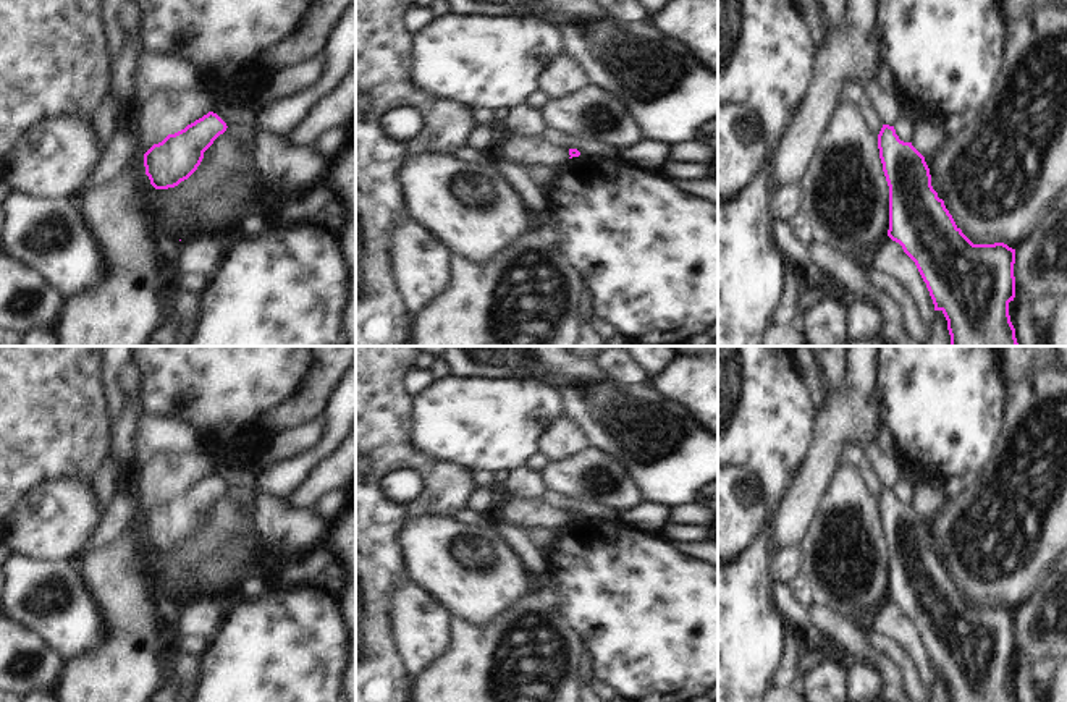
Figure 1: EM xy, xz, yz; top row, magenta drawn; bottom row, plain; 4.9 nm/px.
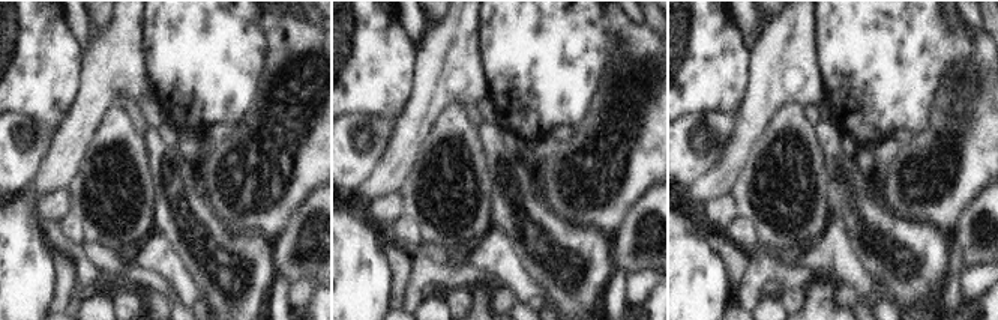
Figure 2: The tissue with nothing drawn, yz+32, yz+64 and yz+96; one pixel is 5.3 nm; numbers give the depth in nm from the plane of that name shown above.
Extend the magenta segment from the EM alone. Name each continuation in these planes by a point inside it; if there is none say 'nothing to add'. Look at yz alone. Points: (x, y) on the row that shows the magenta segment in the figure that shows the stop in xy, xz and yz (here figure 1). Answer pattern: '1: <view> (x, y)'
nothing to add

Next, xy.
nothing to add

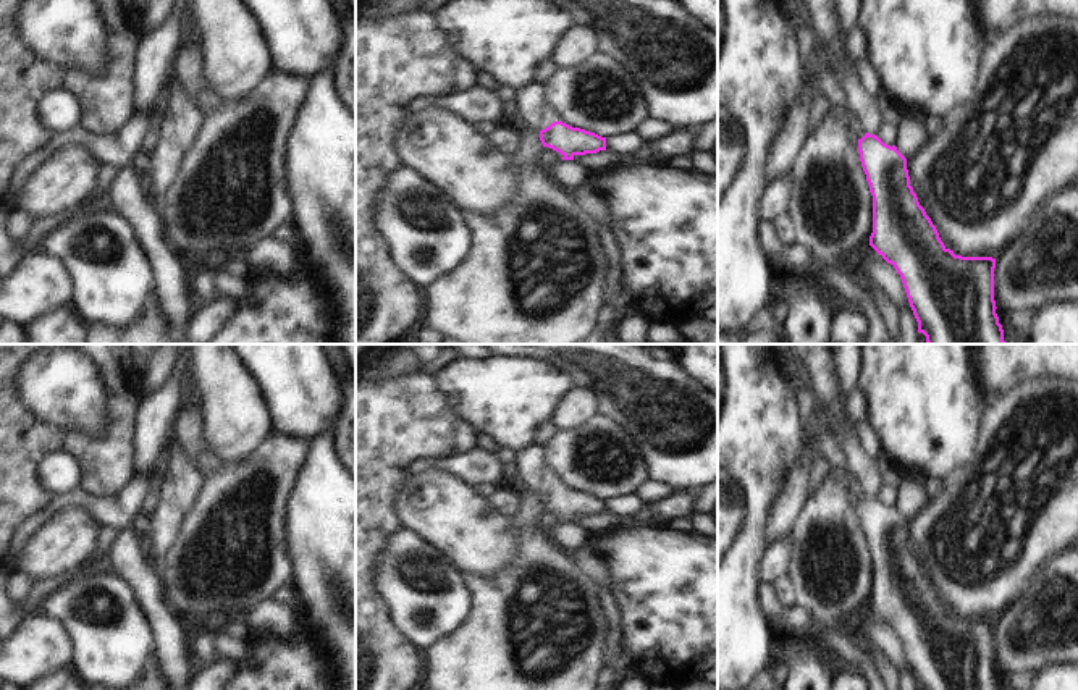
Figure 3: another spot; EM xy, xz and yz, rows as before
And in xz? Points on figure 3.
1: xz (529, 104)

